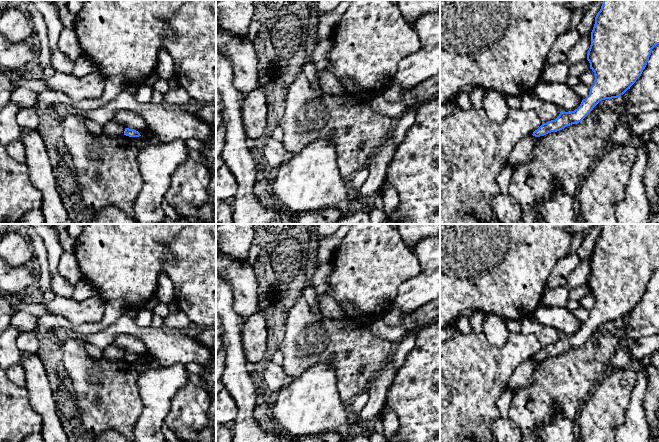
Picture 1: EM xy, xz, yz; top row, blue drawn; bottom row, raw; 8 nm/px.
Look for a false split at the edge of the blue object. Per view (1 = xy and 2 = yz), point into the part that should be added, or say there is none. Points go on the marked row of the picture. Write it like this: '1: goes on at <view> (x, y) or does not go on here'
1: does not go on here
2: does not go on here

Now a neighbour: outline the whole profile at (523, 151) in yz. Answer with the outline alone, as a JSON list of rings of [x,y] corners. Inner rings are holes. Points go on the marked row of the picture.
[[[528,135],[516,144],[508,158],[508,165],[511,167],[512,171],[518,165],[528,163],[532,160],[536,141],[537,137]]]

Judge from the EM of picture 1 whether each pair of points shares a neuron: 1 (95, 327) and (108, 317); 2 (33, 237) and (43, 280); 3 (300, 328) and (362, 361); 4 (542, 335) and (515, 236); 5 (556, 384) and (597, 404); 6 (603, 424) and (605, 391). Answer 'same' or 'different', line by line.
1: same
2: same
3: same
4: different
5: different
6: same

